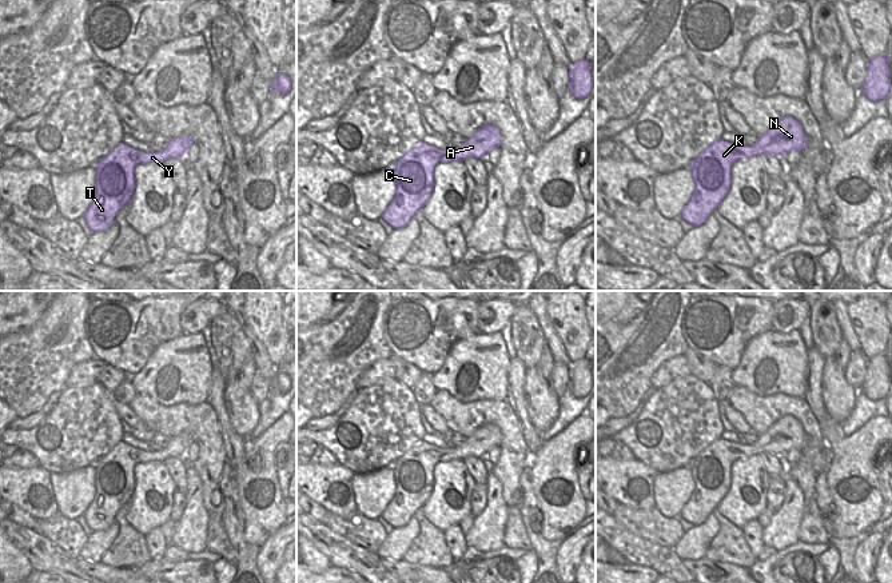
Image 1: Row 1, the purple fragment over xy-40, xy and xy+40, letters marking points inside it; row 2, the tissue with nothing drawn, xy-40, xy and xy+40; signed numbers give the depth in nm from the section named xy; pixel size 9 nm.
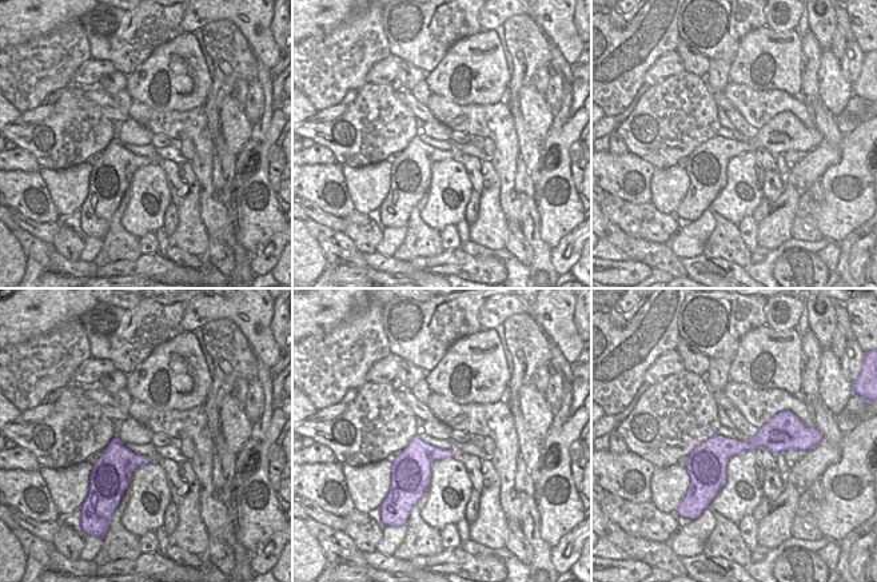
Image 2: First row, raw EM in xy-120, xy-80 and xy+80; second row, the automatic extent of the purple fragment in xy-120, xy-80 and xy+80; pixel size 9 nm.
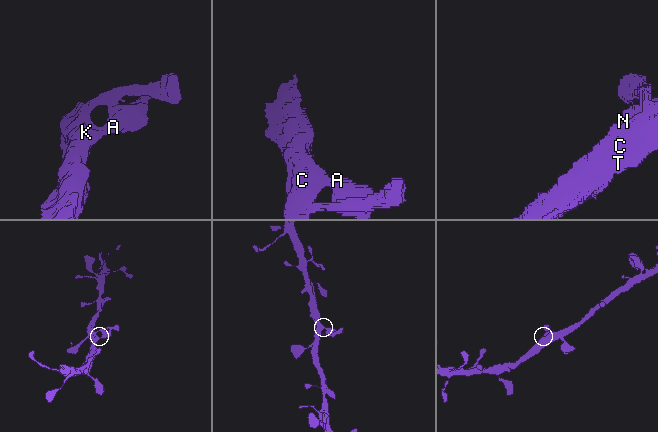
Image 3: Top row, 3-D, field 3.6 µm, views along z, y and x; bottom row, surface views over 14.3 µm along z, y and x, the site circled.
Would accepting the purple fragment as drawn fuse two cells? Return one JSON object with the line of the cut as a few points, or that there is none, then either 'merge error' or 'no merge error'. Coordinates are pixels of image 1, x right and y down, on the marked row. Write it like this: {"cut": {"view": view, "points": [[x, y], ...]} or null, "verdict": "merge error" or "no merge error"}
{"cut": null, "verdict": "no merge error"}

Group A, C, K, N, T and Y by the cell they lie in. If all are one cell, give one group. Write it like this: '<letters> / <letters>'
A C K N T Y

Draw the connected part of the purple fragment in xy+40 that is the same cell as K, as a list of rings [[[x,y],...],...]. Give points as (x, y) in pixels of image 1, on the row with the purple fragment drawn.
[[[784,116],[774,123],[753,145],[737,145],[718,139],[702,151],[692,163],[692,179],[696,185],[680,216],[693,227],[700,227],[730,188],[730,168],[741,160],[762,153],[784,157],[789,151],[803,151],[808,139],[799,120]]]

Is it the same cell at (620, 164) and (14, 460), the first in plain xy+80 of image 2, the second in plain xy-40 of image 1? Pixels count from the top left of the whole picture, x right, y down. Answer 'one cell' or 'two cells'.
two cells

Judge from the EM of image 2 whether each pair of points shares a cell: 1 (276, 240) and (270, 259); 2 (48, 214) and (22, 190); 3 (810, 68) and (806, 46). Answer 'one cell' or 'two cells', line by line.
1: one cell
2: one cell
3: one cell

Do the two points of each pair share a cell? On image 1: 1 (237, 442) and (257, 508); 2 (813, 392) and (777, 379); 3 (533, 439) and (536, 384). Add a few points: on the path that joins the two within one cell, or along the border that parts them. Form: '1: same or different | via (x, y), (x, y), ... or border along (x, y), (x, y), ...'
1: different | border along (245, 439), (245, 455), (234, 470)
2: different | border along (808, 358), (803, 398)
3: different | border along (525, 395), (526, 415), (540, 434)

